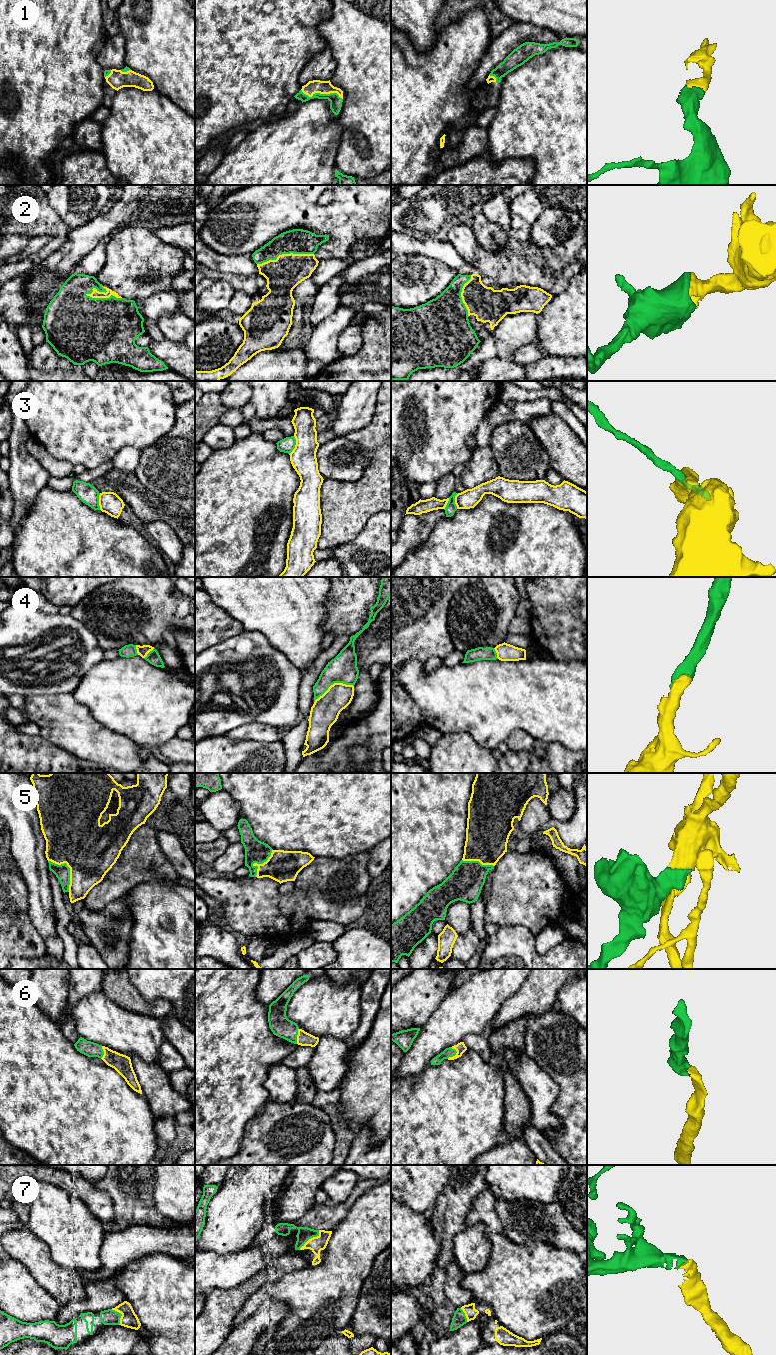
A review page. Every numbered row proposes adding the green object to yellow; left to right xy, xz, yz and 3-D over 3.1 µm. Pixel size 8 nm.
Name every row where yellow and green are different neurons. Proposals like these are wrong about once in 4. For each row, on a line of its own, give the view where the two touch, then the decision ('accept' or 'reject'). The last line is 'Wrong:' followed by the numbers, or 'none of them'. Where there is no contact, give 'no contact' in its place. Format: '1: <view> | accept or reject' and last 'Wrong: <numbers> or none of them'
1: xz | accept
2: xy | accept
3: xz | reject
4: xz | accept
5: xy | reject
6: yz | accept
7: xz | accept
Wrong: 3, 5

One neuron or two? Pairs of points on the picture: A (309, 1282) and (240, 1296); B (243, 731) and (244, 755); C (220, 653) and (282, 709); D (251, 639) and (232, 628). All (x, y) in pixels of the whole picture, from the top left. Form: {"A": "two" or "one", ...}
{"A": "two", "B": "two", "C": "one", "D": "two"}

